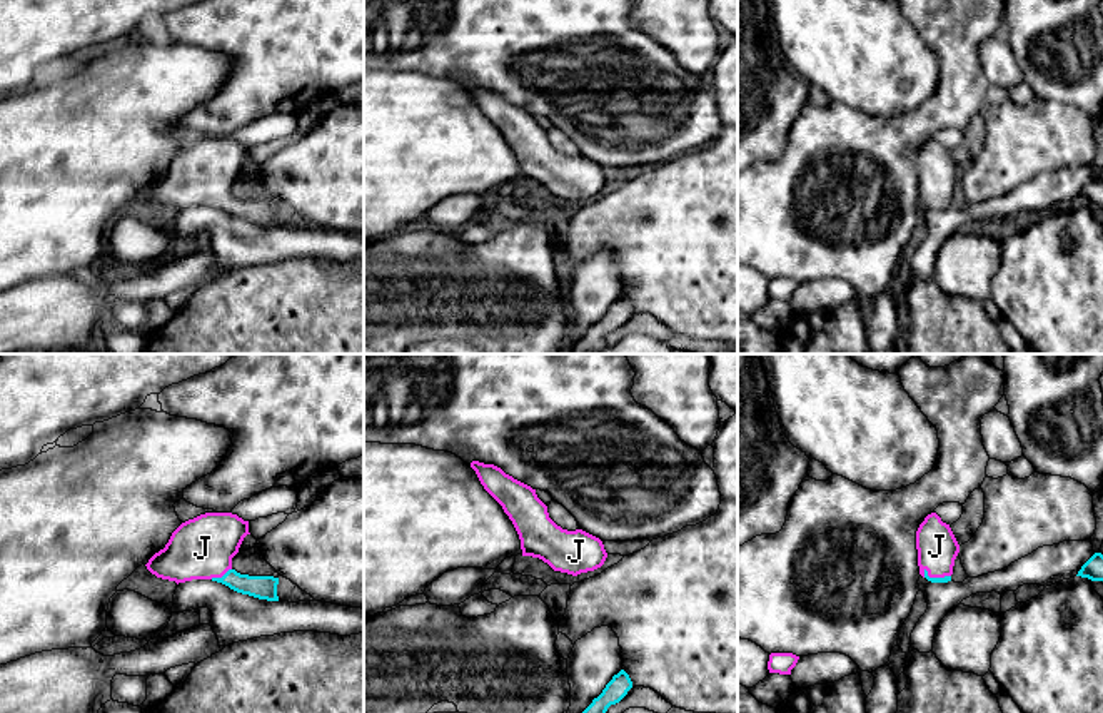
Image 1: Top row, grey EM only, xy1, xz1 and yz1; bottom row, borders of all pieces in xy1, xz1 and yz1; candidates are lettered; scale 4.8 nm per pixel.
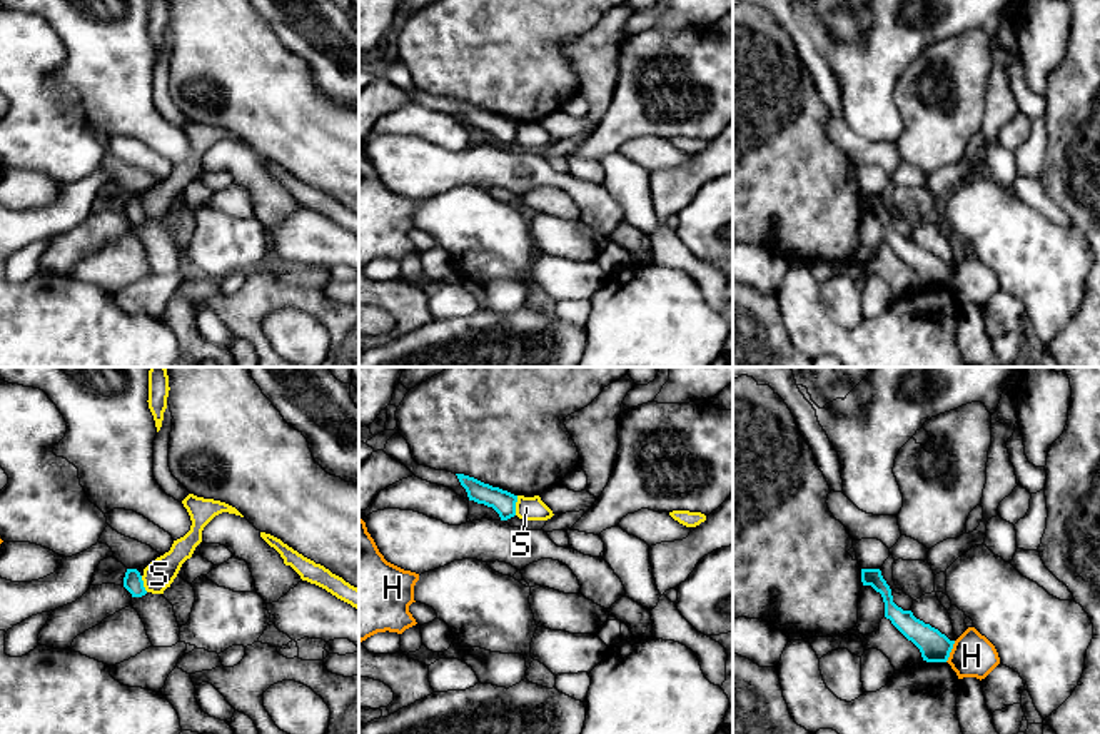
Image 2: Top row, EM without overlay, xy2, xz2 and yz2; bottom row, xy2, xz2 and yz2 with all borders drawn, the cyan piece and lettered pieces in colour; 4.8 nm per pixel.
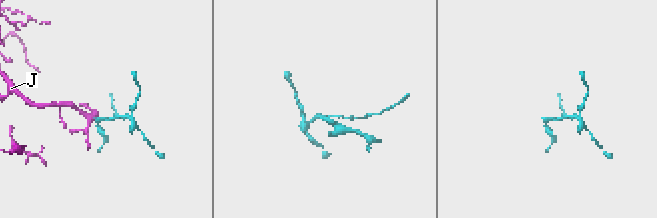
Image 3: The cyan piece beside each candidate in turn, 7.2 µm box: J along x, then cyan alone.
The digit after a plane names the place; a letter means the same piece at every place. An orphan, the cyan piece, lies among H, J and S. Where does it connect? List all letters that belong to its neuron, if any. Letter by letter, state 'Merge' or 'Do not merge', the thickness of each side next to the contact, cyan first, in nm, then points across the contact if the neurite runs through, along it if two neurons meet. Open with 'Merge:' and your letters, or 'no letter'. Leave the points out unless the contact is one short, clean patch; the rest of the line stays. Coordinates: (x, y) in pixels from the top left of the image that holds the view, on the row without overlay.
Merge: J
H: Do not merge. Thickness 140 nm (cyan) against 200 nm. Boundary: yz2 (955, 267), (945, 287)
J: Merge. Thickness 110 nm (cyan) against 300 nm. Path across: xy1 (259, 212), (222, 202), (202, 174)
S: Do not merge. Thickness 110 nm (cyan) against 110 nm

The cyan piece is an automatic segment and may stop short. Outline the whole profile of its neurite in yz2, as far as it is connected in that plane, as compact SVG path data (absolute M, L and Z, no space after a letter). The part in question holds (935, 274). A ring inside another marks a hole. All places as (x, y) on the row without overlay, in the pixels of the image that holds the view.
M861 195L863 212L871 212L881 220L885 229L885 244L921 279L926 289L946 289L955 267L950 267L938 255L916 245L911 237L903 237L893 229L891 215L880 195Z

